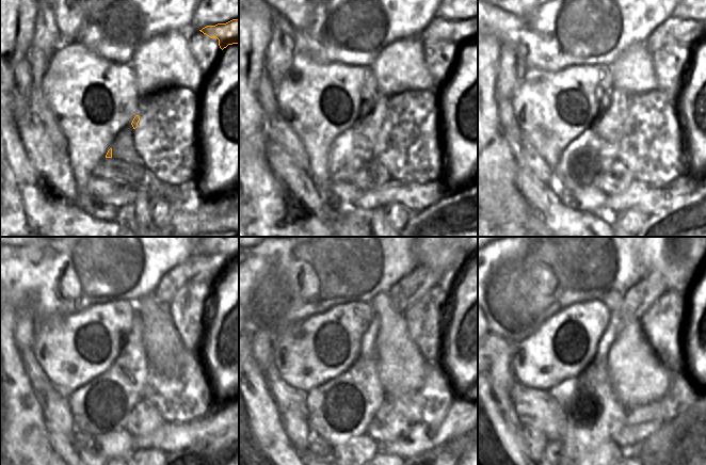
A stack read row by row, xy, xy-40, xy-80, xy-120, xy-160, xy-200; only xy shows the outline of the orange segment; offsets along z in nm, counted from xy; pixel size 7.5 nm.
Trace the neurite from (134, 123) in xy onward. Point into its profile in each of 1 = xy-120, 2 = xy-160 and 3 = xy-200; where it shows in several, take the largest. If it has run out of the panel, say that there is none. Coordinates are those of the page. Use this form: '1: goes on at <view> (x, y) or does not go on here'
1: goes on at xy-120 (101, 405)
2: goes on at xy-160 (342, 407)
3: goes on at xy-200 (594, 415)

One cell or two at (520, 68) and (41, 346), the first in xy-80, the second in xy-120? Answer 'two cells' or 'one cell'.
two cells

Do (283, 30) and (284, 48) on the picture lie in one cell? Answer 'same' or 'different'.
same

